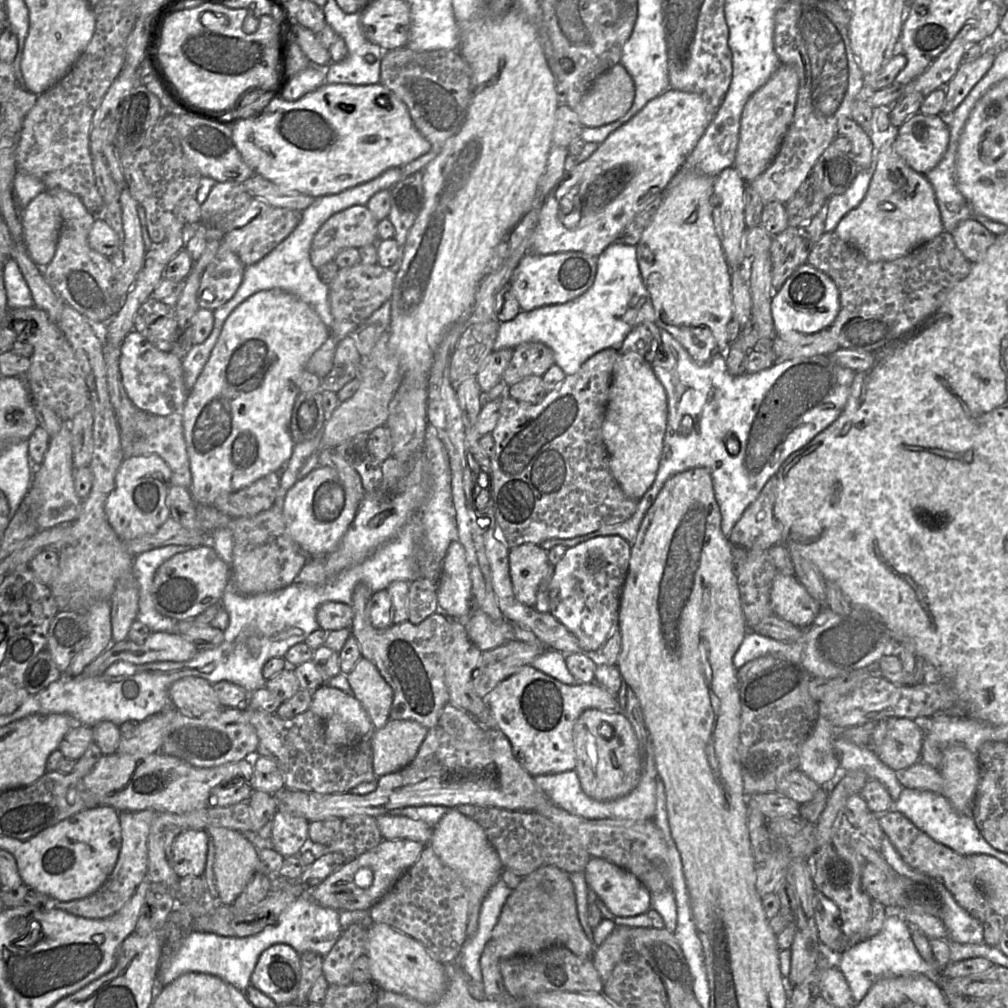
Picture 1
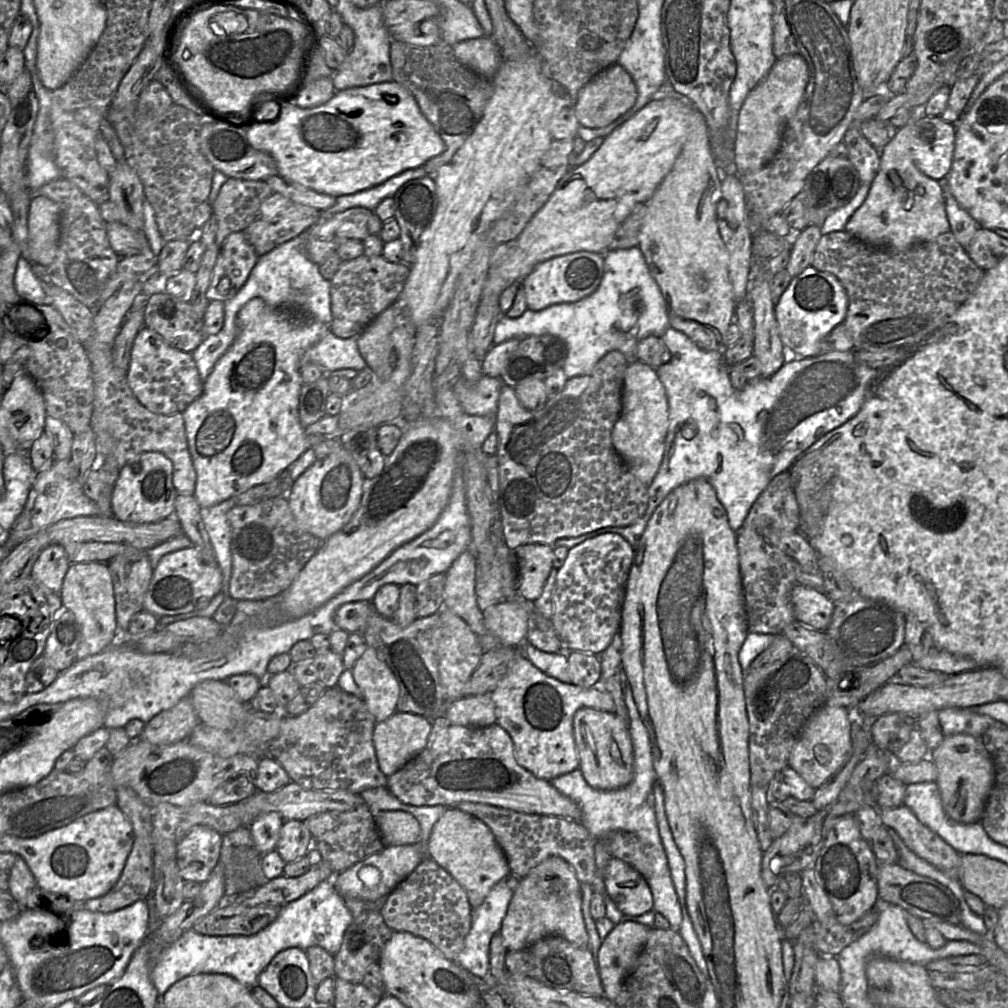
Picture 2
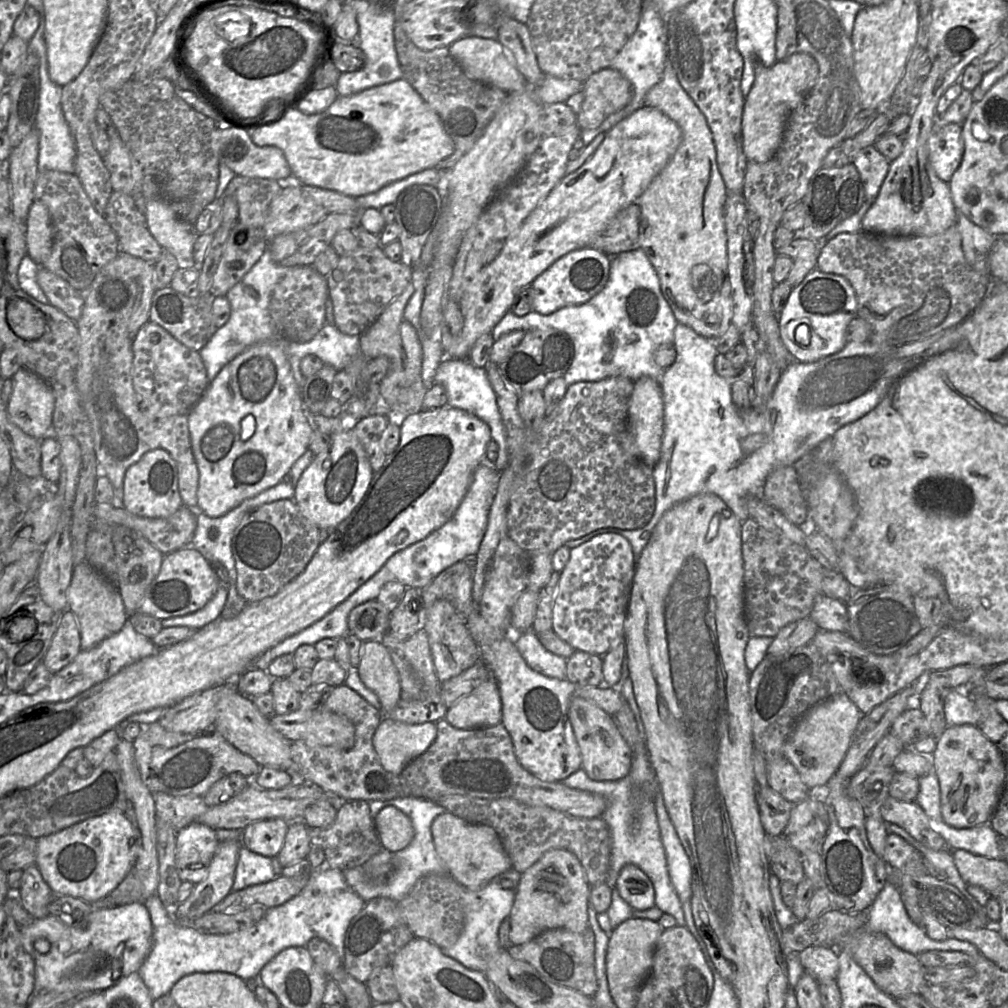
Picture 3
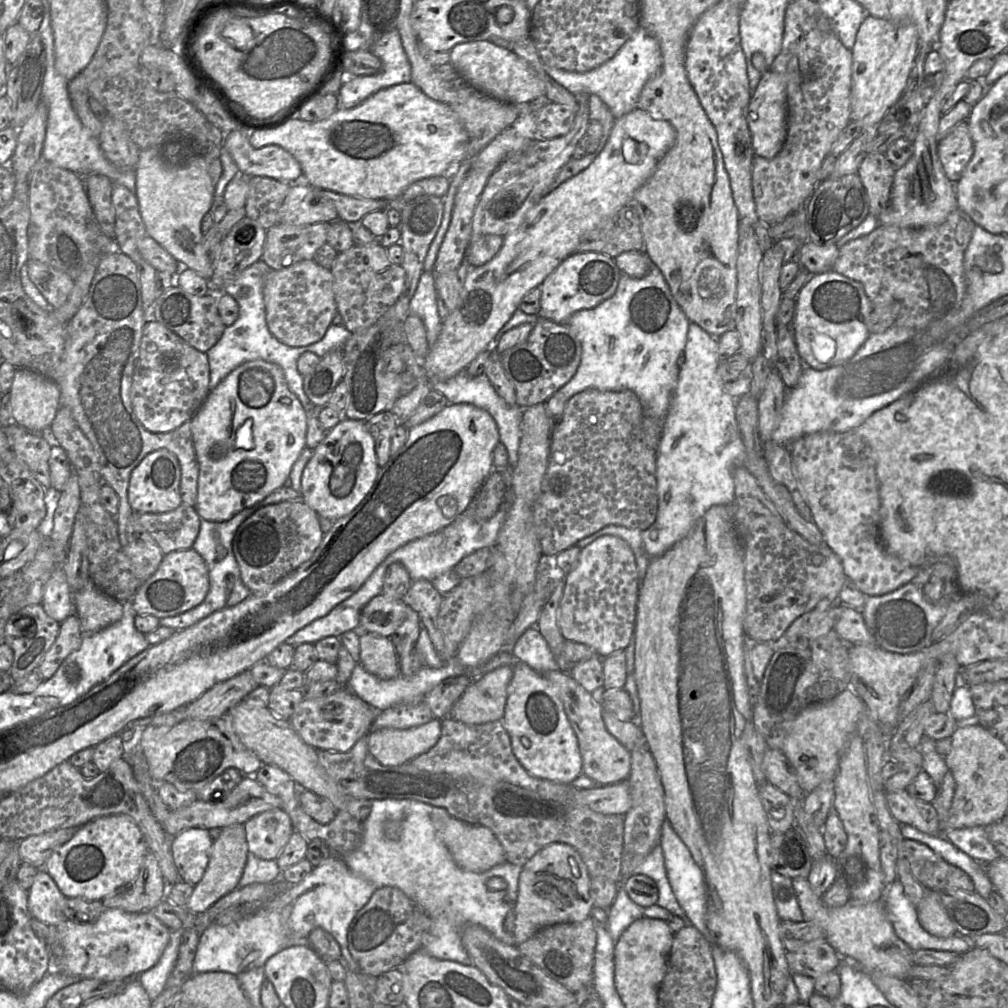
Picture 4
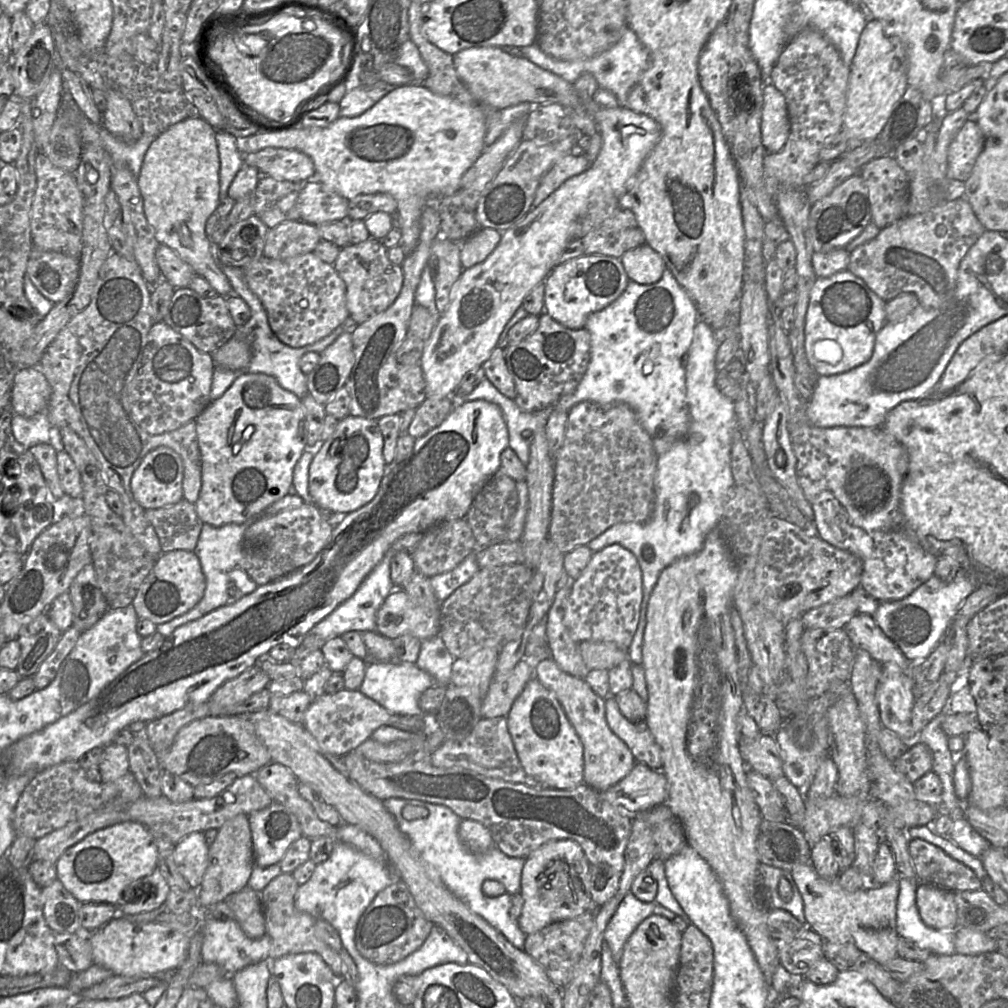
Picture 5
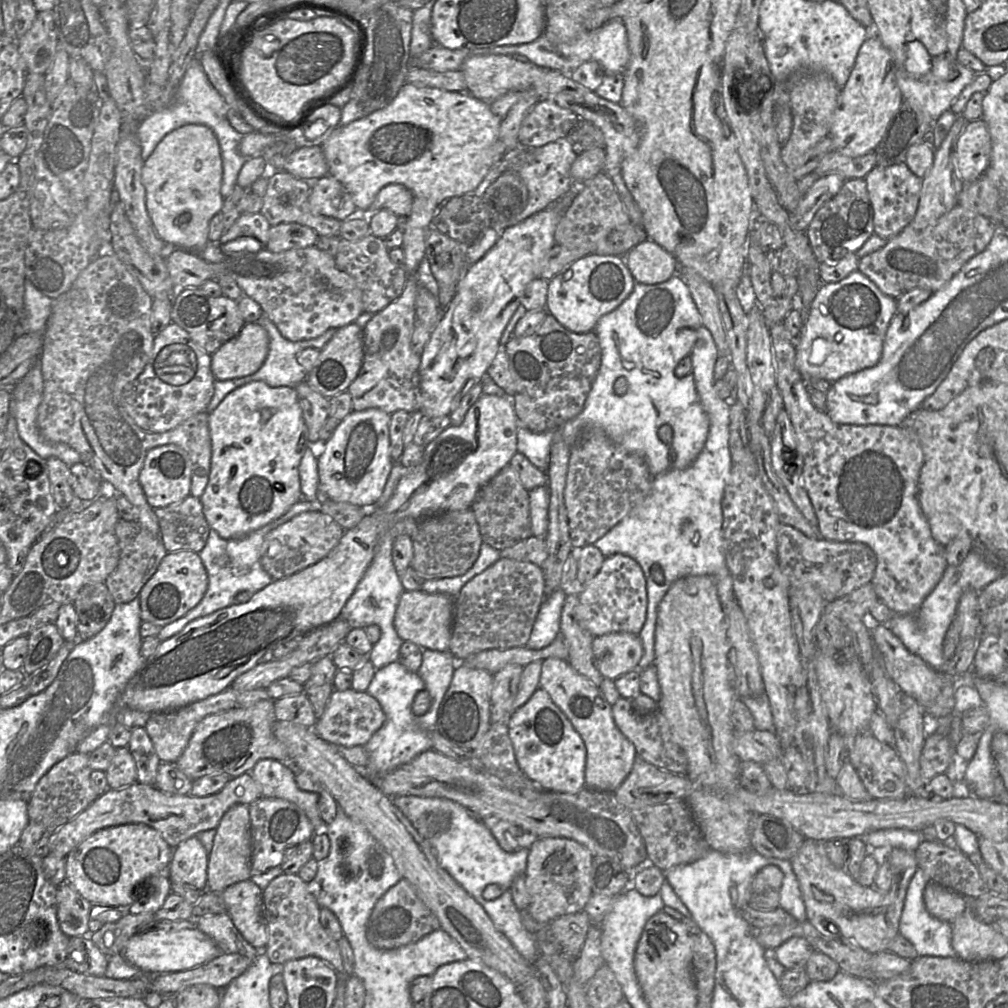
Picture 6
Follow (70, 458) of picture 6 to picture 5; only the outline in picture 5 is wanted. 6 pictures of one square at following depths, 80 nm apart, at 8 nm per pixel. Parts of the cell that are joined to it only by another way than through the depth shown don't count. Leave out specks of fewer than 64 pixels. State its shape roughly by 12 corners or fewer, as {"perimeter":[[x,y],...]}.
{"perimeter":[[46,412],[14,414],[11,434],[27,449],[44,443],[64,450]]}

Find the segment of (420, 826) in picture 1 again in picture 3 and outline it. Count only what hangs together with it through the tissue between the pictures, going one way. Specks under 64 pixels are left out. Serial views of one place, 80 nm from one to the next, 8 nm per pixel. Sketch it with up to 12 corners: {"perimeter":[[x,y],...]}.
{"perimeter":[[393,806],[376,815],[383,848],[406,848],[415,835],[411,819]]}

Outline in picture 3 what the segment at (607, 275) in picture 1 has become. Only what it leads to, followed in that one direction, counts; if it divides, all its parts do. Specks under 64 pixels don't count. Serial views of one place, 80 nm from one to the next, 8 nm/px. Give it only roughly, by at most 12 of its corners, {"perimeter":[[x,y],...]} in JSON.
{"perimeter":[[641,248],[611,256],[587,302],[509,311],[494,341],[553,328],[574,345],[567,386],[659,381],[675,318]]}

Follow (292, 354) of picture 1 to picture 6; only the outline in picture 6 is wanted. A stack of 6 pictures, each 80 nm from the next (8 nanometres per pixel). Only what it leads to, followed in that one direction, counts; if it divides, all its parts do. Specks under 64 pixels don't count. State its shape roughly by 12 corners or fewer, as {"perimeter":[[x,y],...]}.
{"perimeter":[[252,381],[208,416],[200,501],[222,538],[302,498],[291,387]]}

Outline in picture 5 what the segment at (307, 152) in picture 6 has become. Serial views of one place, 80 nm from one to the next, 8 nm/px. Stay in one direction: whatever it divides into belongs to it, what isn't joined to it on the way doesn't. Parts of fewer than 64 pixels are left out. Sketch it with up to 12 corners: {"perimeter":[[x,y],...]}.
{"perimeter":[[265,148],[243,153],[244,165],[276,180],[307,182],[312,159],[298,151]]}

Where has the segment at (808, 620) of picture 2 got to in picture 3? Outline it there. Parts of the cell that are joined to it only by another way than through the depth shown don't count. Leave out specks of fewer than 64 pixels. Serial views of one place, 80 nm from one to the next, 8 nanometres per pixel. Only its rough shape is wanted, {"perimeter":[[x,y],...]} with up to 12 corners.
{"perimeter":[[824,594],[809,617],[820,630],[846,633],[846,603]]}

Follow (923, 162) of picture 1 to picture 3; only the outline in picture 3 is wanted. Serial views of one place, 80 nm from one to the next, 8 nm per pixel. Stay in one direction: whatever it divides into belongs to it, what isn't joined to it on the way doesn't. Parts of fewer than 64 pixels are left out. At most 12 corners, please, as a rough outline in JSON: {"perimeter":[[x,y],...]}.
{"perimeter":[[961,124],[933,127],[929,160],[949,183],[961,164]]}

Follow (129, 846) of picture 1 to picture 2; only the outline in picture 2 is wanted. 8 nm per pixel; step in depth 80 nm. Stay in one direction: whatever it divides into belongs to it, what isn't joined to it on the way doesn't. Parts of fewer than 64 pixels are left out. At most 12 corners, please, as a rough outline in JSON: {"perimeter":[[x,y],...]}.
{"perimeter":[[134,840],[121,876],[79,905],[121,910],[150,896],[152,847]]}

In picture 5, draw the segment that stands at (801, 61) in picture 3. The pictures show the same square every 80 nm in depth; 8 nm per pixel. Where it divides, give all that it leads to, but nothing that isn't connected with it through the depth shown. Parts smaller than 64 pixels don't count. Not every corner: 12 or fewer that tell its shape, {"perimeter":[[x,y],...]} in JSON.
{"perimeter":[[763,88],[761,138],[767,153],[789,136],[784,95]]}

